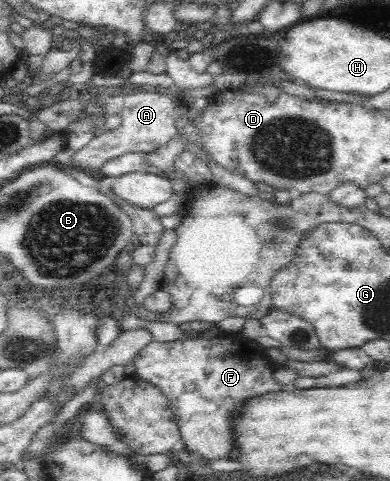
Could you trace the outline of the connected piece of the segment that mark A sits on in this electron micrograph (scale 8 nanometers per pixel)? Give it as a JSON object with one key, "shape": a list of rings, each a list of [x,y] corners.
{"shape":[[[143,89],[137,93],[131,93],[131,95],[127,94],[124,97],[120,126],[109,134],[95,136],[85,147],[73,152],[67,166],[75,171],[89,174],[97,172],[108,159],[113,159],[113,157],[128,153],[154,152],[178,135],[180,130],[179,110],[179,103],[168,92],[161,93]]]}

